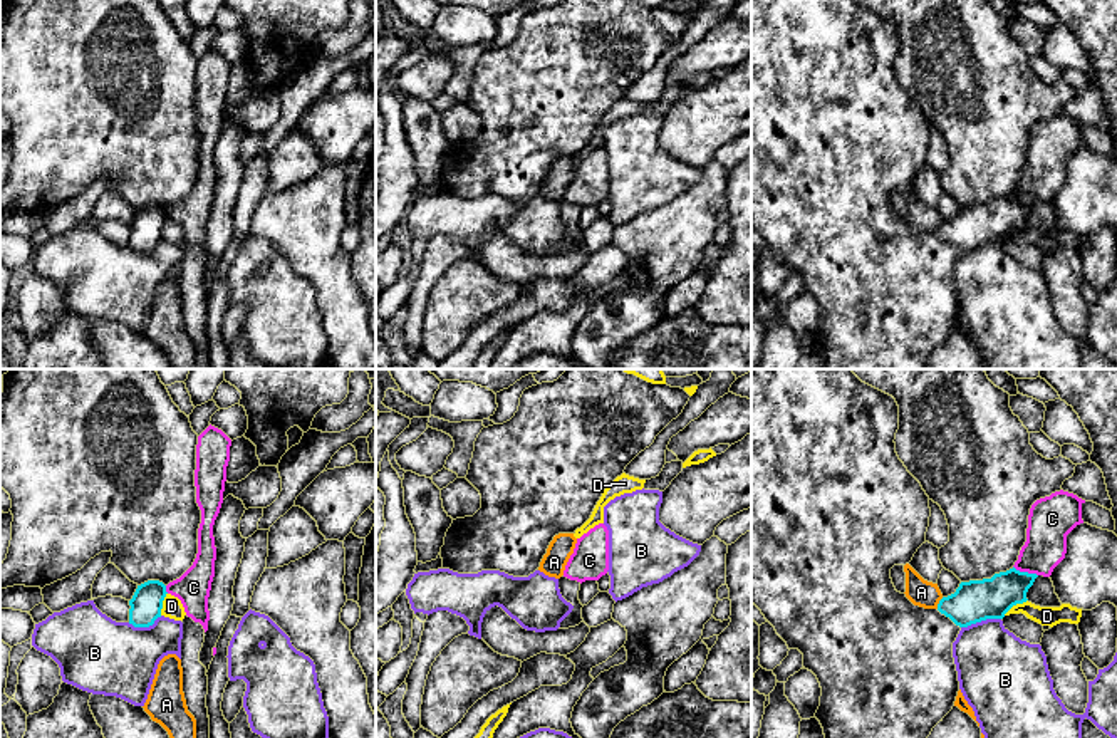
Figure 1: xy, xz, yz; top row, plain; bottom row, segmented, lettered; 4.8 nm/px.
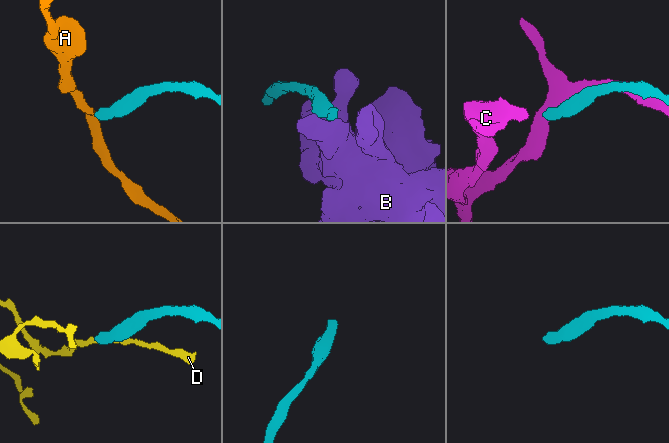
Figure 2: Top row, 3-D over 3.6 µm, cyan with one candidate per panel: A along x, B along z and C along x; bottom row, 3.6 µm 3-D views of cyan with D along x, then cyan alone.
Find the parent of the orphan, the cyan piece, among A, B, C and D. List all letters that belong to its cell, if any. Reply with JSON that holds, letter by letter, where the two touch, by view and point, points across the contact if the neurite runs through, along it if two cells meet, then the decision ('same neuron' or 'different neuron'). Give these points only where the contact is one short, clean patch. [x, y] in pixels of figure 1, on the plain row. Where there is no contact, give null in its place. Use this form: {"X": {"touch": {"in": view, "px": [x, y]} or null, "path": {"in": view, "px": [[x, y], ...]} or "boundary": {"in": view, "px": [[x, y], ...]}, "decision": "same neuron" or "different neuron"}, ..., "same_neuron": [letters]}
{"A": {"touch": {"in": "yz", "px": [940, 227]}, "boundary": {"in": "yz", "px": [[943, 222], [936, 232]]}, "decision": "different neuron"}, "B": {"touch": {"in": "yz", "px": [980, 245]}, "boundary": {"in": "yz", "px": [[1000, 242], [987, 242], [961, 252]]}, "decision": "different neuron"}, "C": {"touch": {"in": "yz", "px": [1025, 197]}, "decision": "different neuron"}, "D": {"touch": {"in": "yz", "px": [1015, 228]}, "boundary": {"in": "yz", "px": [[1027, 223], [1013, 228], [1003, 239]]}, "decision": "different neuron"}, "same_neuron": []}

